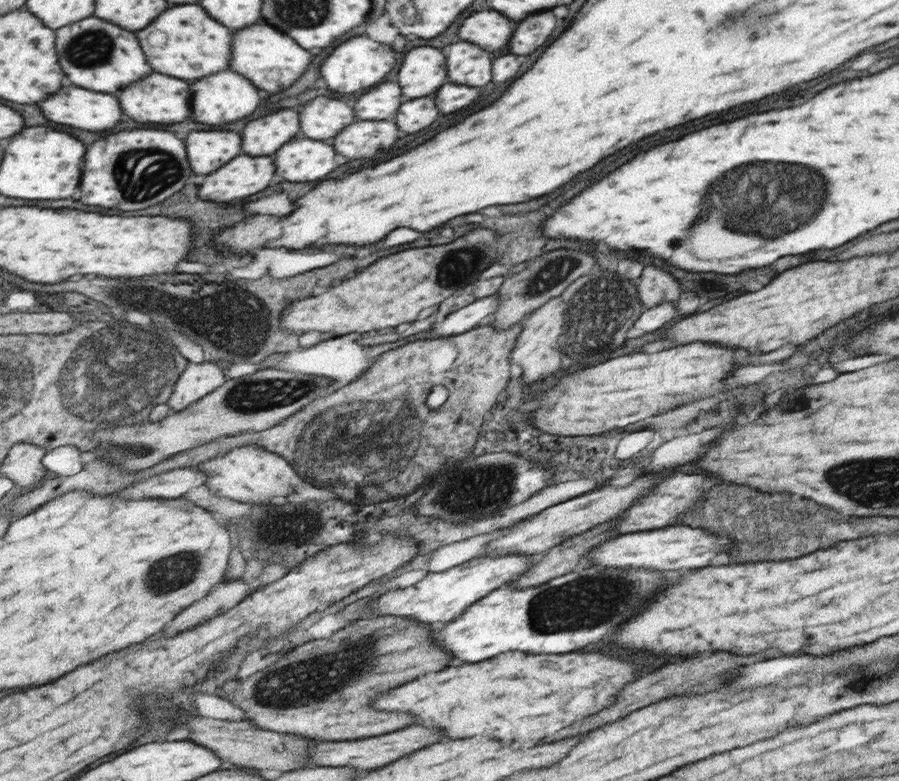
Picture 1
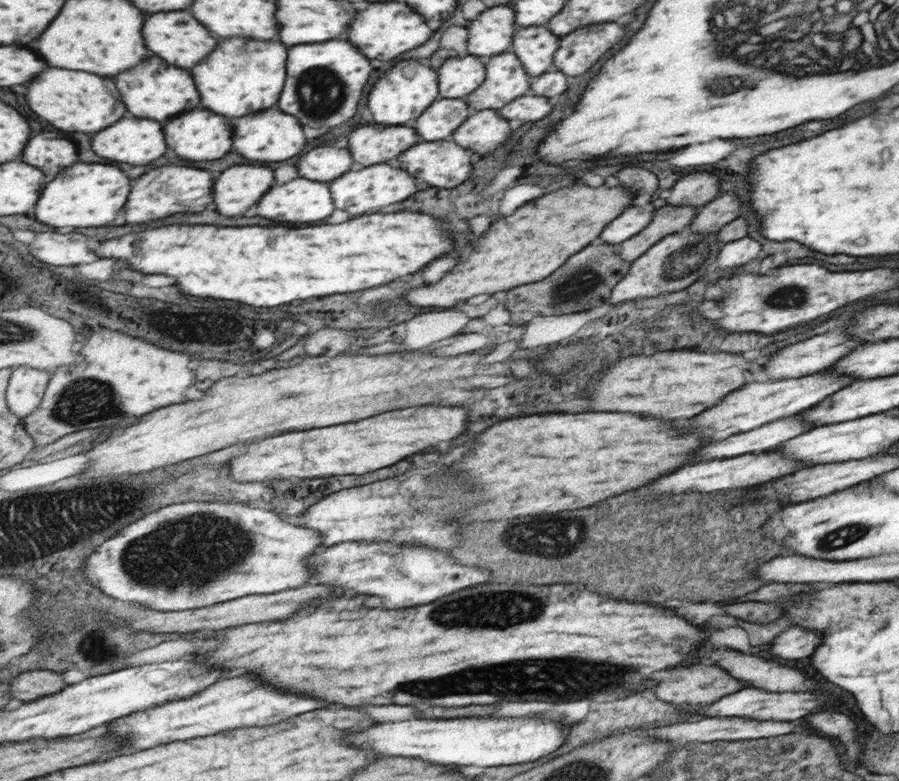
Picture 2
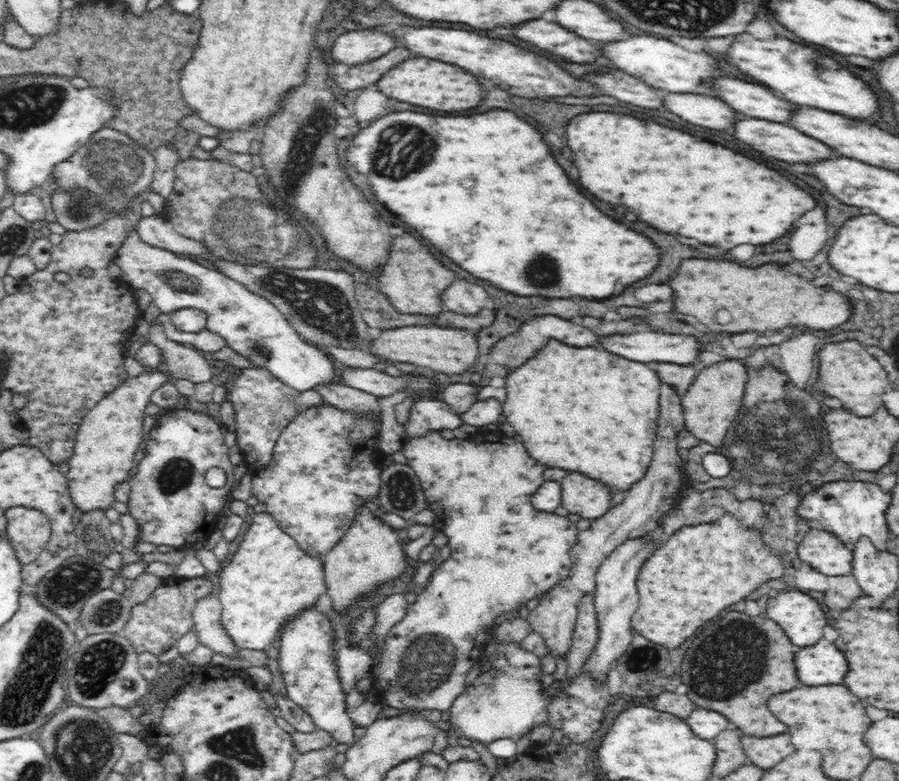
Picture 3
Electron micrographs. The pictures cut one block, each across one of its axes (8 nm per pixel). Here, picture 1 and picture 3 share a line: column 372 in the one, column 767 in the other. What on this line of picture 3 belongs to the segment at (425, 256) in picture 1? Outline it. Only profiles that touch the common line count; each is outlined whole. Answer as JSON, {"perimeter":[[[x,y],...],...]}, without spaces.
{"perimeter":[[[688,258],[668,286],[676,294],[676,312],[698,318],[712,332],[766,332],[800,324],[830,330],[844,324],[852,314],[852,306],[842,294],[812,286],[810,280],[784,272],[778,264],[744,268],[728,260]]]}

